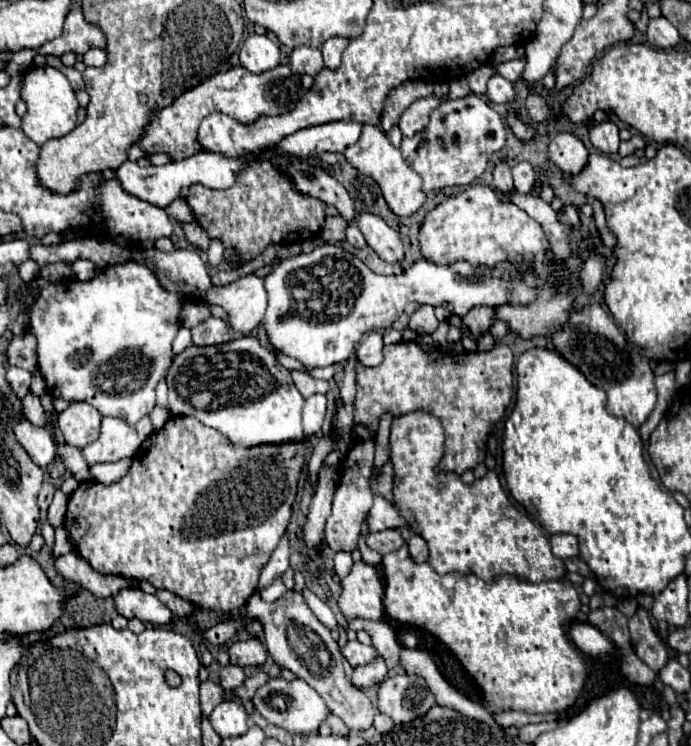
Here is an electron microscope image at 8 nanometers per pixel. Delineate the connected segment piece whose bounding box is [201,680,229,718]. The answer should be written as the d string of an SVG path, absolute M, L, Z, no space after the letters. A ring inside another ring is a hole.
M203 682L201 684L201 712L205 718L211 716L213 708L221 703L221 700L229 698L229 694L221 686L213 684L213 682Z

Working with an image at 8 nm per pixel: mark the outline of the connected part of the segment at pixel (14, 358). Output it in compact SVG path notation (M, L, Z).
M25 332L21 336L13 336L13 340L7 346L7 364L19 366L19 368L35 368L37 356L35 356L35 336L31 332Z

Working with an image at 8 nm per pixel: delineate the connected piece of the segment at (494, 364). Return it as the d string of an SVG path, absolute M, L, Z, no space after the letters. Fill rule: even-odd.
M399 342L383 348L383 362L375 368L357 366L355 422L377 432L379 416L391 410L393 416L425 410L441 418L445 428L445 456L439 464L445 472L463 474L483 462L487 434L505 414L513 396L513 354L505 344L489 352L449 354L443 348L423 352L415 342Z

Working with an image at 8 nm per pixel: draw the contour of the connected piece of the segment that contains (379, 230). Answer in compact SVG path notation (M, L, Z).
M357 212L353 222L367 238L367 244L385 262L399 264L403 260L403 244L399 240L399 234L393 228L389 228L383 218L377 218L375 214L369 214L369 212Z

